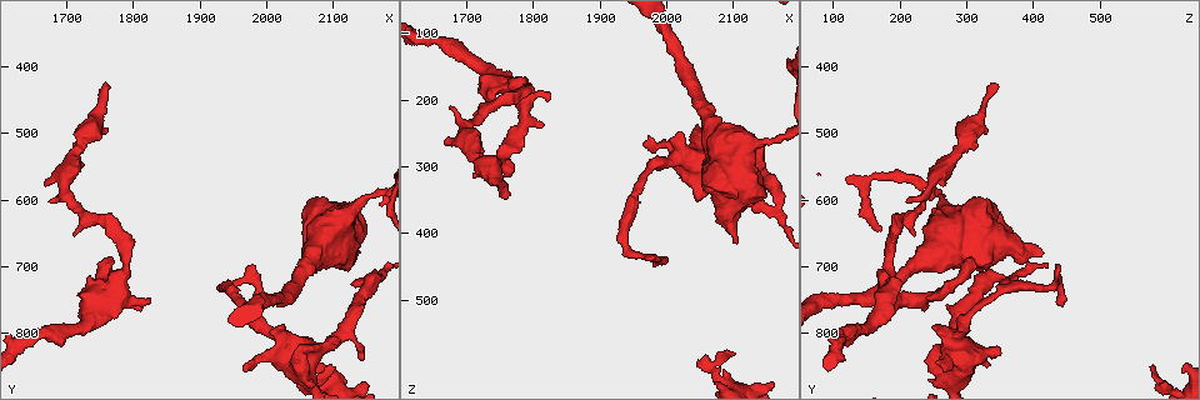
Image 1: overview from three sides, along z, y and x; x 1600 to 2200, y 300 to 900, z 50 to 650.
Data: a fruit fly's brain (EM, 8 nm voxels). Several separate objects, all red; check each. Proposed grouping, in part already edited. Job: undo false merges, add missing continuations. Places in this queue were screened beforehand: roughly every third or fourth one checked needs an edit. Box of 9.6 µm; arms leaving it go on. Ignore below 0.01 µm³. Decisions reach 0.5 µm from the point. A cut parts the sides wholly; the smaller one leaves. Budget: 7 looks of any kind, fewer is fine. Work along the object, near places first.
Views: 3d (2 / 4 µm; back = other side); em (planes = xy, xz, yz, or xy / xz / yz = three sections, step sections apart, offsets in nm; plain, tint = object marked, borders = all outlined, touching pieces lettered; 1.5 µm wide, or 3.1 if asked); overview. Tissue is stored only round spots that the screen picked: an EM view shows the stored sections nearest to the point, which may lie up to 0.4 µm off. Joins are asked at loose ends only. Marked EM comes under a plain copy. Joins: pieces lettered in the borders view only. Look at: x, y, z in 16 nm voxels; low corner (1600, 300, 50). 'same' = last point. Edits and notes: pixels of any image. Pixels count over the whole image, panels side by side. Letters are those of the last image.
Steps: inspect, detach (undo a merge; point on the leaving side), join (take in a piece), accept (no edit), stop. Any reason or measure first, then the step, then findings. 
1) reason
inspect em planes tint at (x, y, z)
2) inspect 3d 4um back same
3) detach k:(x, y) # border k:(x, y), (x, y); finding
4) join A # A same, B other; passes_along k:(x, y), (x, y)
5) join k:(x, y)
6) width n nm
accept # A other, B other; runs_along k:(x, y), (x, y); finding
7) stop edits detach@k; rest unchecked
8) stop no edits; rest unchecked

an open end
inspect em planes borders at (1765, 690, 310)

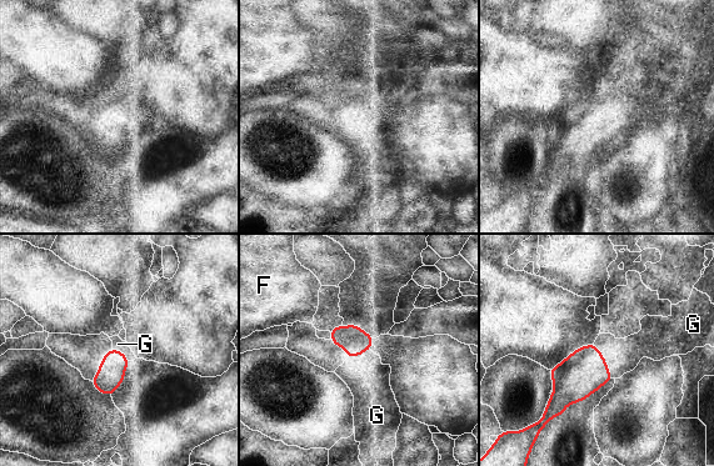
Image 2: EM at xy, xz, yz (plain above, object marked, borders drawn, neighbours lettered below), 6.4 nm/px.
width 180 nm
join G # F other, G same; passes_along 2:(583, 372), (605, 361), (622, 355); the cell continues

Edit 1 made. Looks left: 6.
narrows sharply
inspect 3d 4um at (2155, 595, 265)

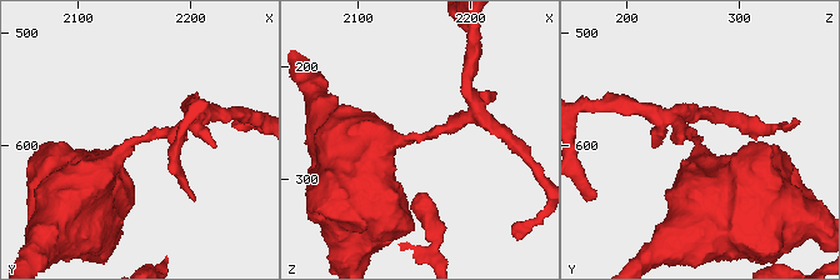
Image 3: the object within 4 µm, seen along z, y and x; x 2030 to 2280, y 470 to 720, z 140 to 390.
arm_widths 200, 500 nm
inspect em planes borders at (2156, 598, 262)

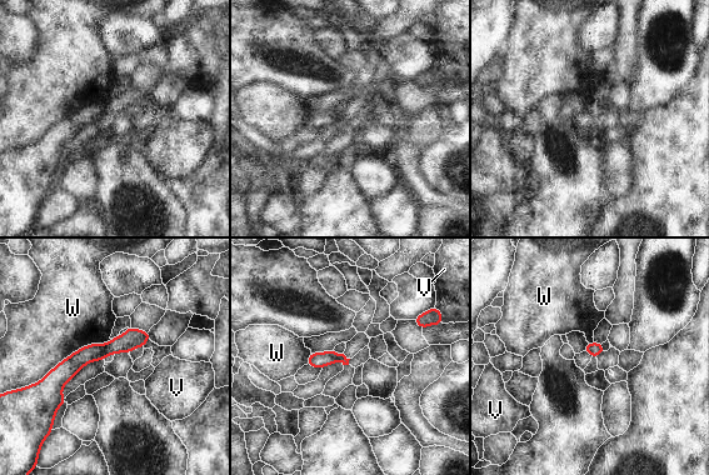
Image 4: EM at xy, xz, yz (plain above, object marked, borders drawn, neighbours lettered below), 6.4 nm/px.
detach 4:(131, 339) # V other, W other; two cells meet here

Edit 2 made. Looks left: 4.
branch stops here
inspect 3d 4um at (2105, 850, 580)

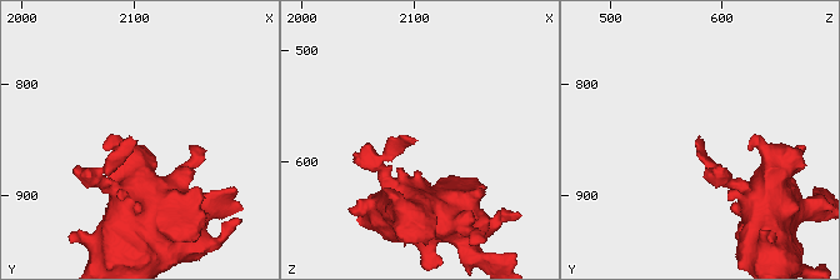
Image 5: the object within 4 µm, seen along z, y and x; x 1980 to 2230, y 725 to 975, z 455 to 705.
inspect em planes borders at (2104, 850, 578)

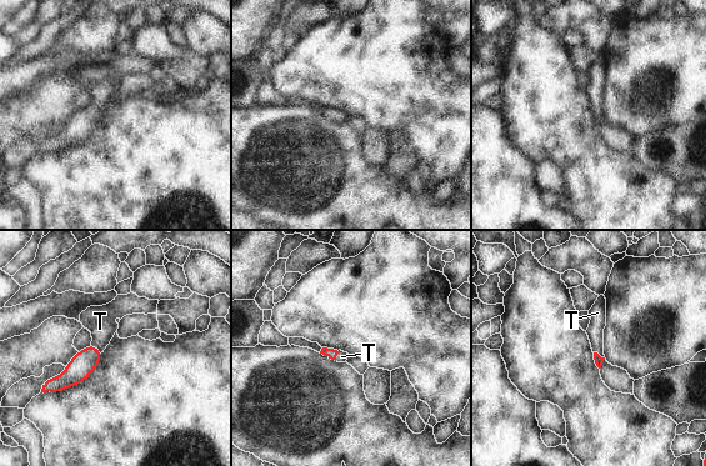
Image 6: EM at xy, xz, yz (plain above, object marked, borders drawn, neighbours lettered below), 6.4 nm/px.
join T # T same; passes_along 6:(85, 361), (95, 347), (100, 321); the cell continues

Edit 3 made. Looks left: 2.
stop edits join@2, detach@4, join@6; rest unchecked

